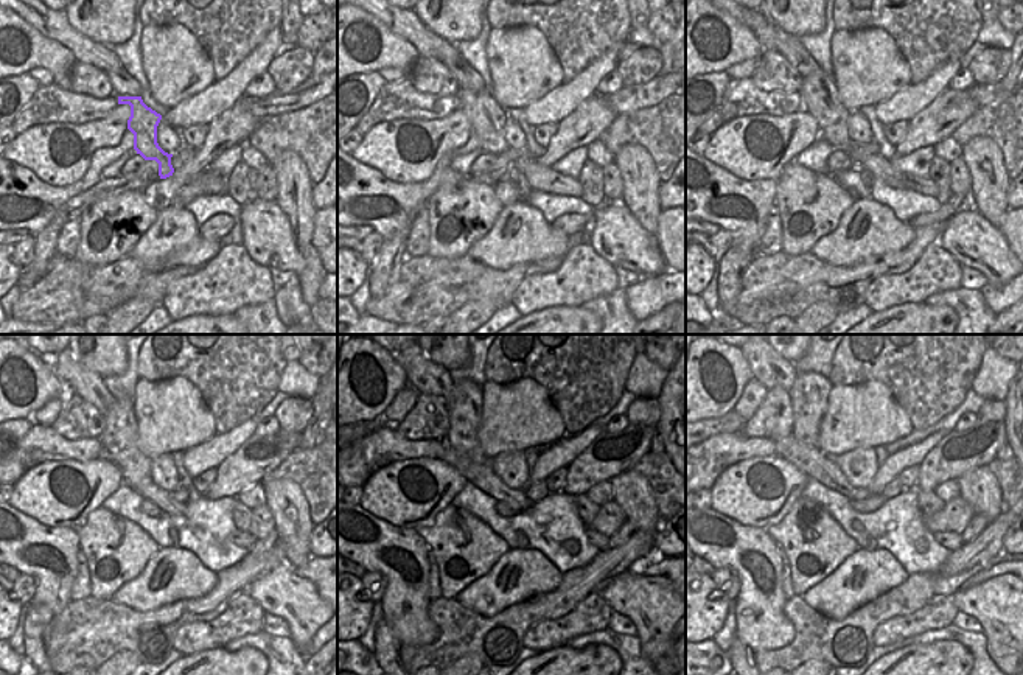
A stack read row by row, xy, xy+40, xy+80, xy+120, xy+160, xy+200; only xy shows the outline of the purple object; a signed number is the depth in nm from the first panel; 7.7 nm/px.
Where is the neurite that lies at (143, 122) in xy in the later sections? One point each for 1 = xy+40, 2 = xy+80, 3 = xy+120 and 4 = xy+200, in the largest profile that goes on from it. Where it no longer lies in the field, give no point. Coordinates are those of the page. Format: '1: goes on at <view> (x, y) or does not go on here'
1: goes on at xy+40 (487, 117)
2: goes on at xy+80 (818, 92)
3: goes on at xy+120 (118, 437)
4: goes on at xy+200 (809, 394)

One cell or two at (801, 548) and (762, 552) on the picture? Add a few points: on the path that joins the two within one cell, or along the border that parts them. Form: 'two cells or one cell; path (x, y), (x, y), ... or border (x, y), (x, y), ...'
two cells; border (765, 529), (778, 543)

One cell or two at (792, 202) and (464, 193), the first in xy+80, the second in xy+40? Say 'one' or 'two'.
one

